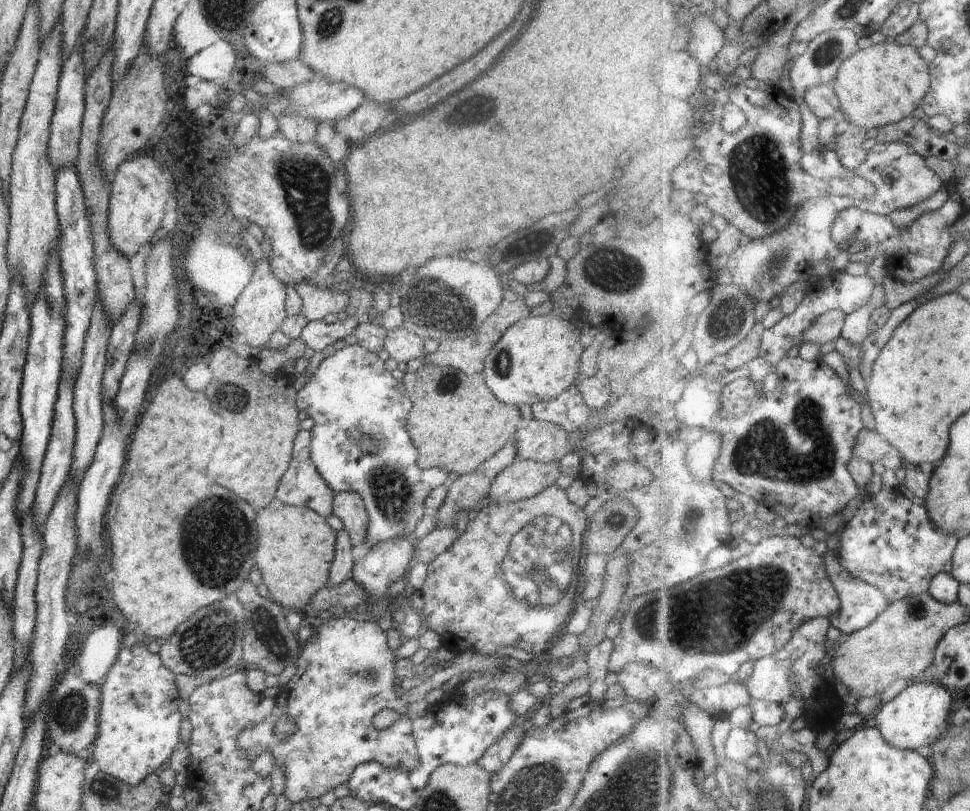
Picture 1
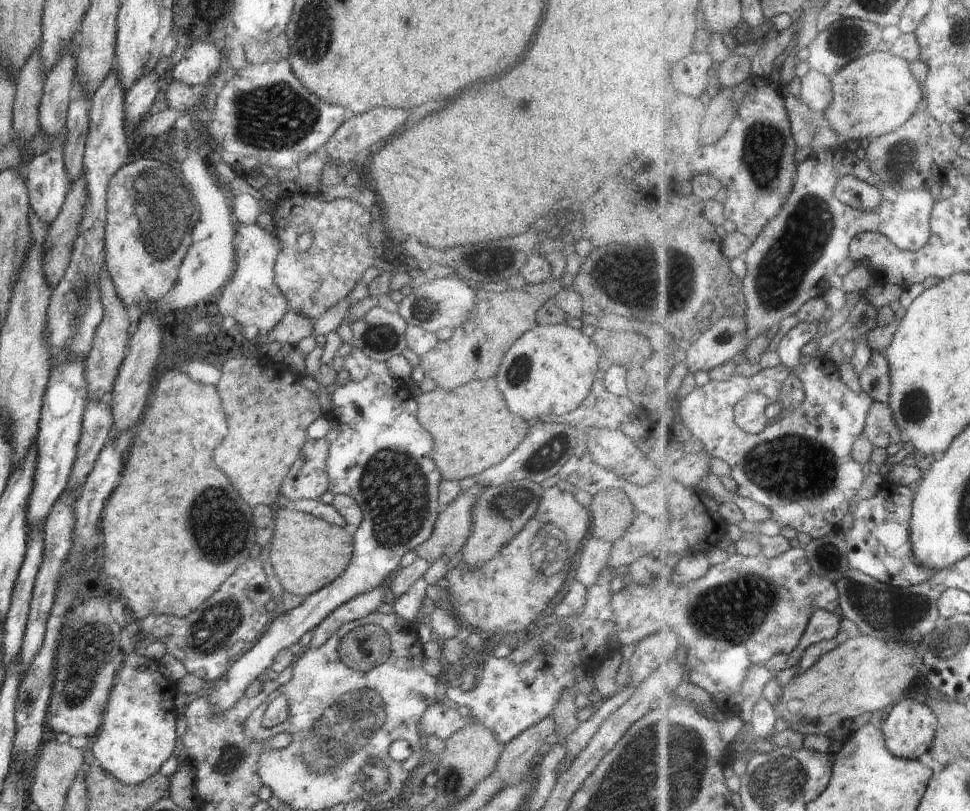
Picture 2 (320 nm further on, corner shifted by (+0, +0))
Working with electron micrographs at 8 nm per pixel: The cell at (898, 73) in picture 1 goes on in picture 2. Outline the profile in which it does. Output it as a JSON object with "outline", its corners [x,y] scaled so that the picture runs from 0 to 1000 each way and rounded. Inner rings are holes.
{"outline":[[[899,64],[891,72],[885,72],[876,81],[871,81],[859,97],[860,126],[854,134],[853,145],[874,173],[885,170],[905,170],[932,157],[943,138],[956,126],[955,111],[940,94],[936,74],[920,64]]]}

